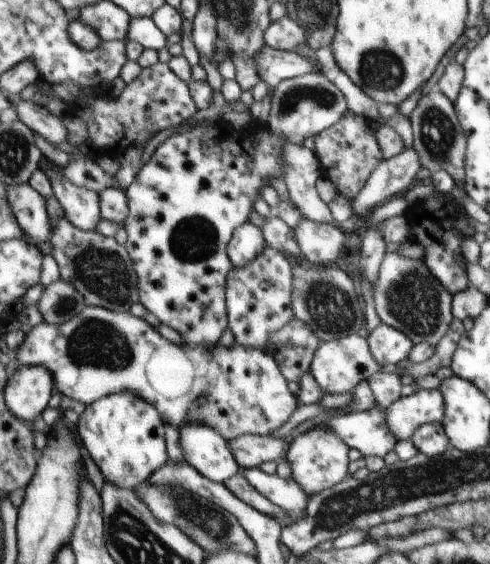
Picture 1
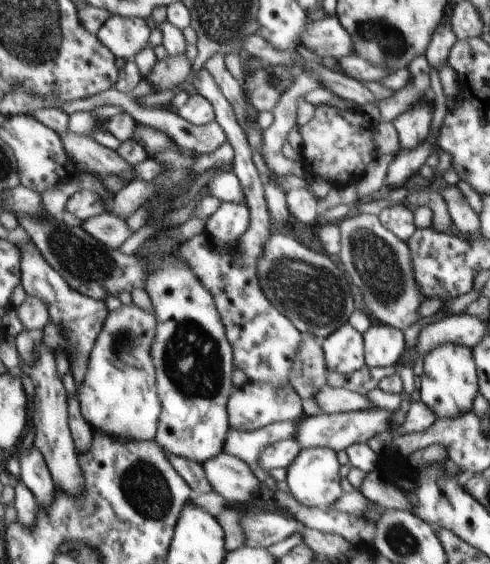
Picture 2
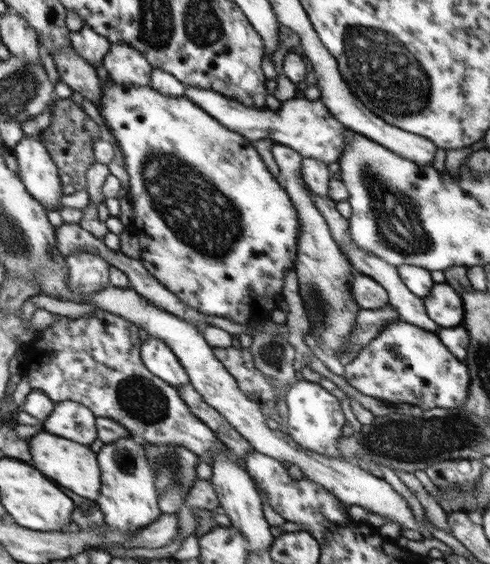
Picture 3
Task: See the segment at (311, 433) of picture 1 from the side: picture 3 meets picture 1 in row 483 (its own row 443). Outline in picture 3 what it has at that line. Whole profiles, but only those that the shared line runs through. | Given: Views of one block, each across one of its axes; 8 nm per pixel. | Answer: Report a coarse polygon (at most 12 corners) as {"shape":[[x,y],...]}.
{"shape":[[298,380],[287,393],[294,440],[343,460],[339,397]]}

